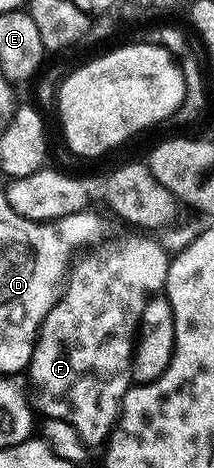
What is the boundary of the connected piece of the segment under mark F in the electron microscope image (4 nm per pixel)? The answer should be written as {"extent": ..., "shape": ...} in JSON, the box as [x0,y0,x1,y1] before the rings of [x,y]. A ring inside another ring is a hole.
{"extent":[30,232,169,447],"shape":[[[129,232],[124,238],[115,238],[100,250],[91,250],[83,259],[70,267],[69,277],[62,287],[58,302],[45,316],[35,339],[35,351],[31,357],[30,385],[40,390],[47,398],[59,402],[58,413],[71,422],[79,433],[84,447],[102,447],[110,438],[123,398],[131,389],[131,356],[135,353],[137,331],[143,320],[143,309],[152,297],[167,285],[169,253],[158,242],[158,237],[147,232]]]}

